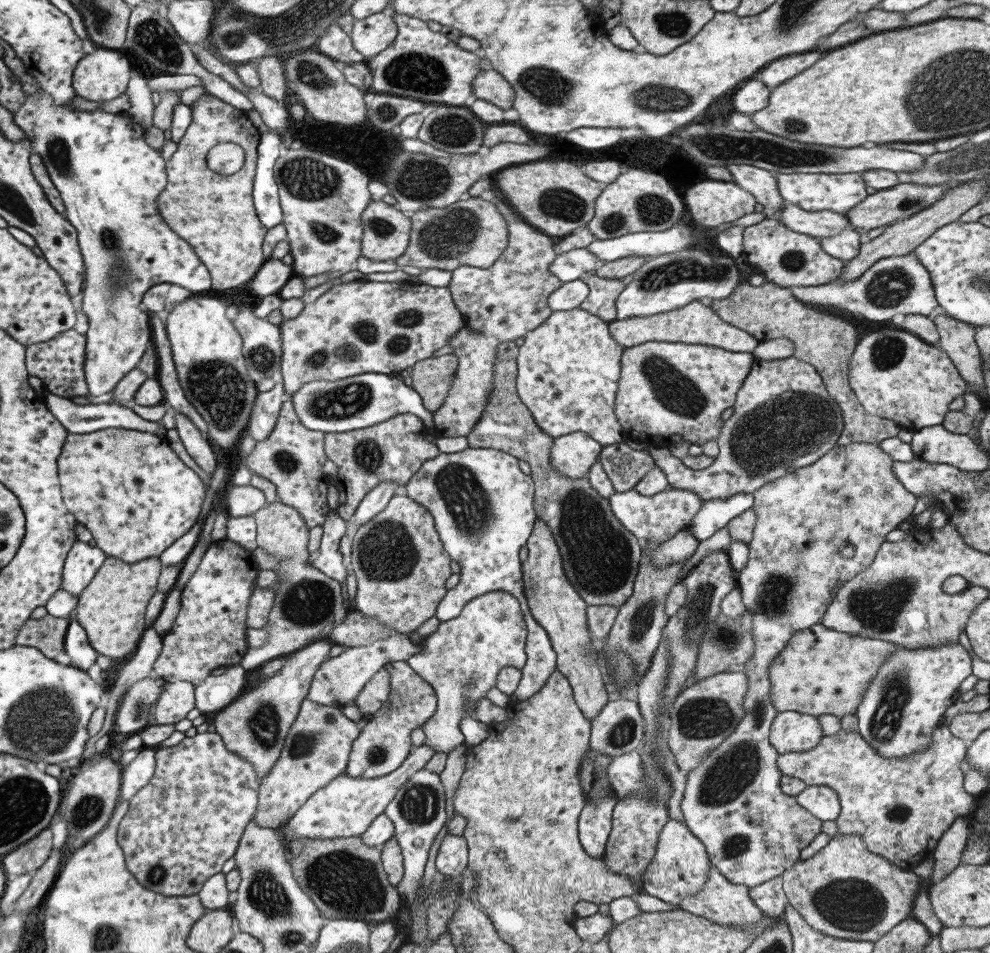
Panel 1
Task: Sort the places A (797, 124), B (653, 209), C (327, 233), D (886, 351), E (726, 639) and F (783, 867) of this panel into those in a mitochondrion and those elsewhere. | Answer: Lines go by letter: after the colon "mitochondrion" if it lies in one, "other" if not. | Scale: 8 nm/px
A: mitochondrion
B: mitochondrion
C: mitochondrion
D: mitochondrion
E: mitochondrion
F: other

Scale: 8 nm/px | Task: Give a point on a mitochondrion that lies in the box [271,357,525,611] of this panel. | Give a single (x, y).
(467, 503)

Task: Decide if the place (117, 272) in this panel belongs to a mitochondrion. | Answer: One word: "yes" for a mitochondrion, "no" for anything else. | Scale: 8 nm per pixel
yes

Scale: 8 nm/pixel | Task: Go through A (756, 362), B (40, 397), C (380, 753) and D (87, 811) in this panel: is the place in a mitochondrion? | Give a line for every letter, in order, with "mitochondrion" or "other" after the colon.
A: other
B: other
C: mitochondrion
D: mitochondrion

